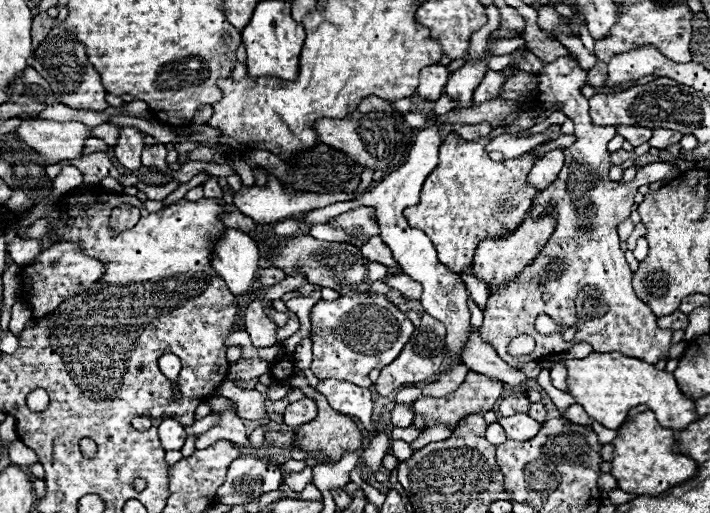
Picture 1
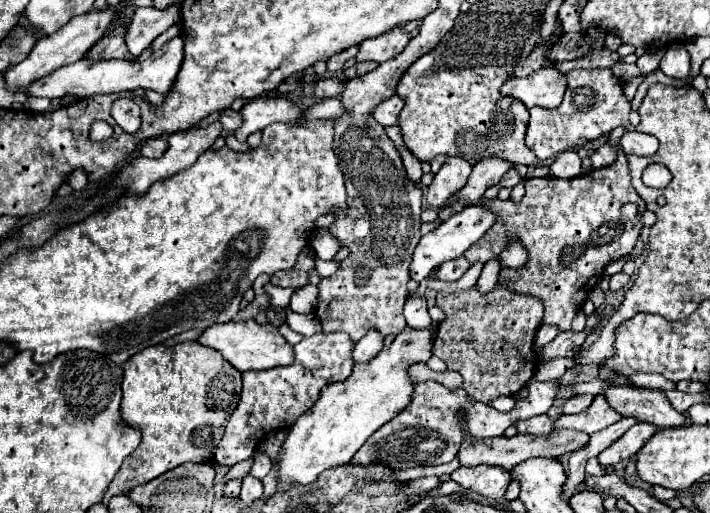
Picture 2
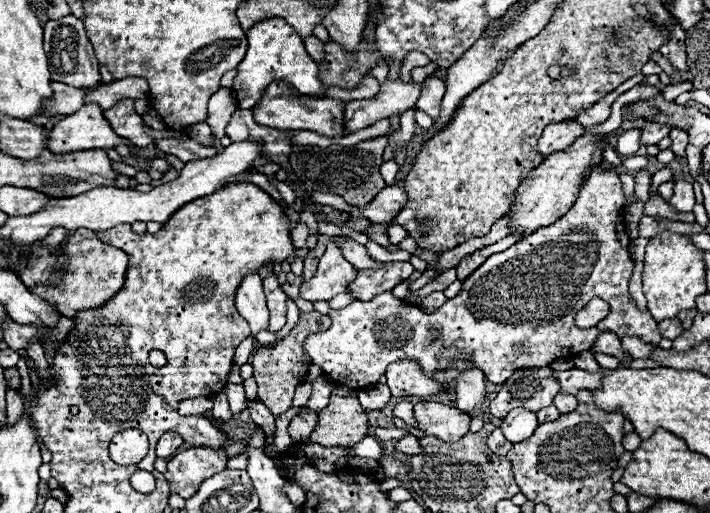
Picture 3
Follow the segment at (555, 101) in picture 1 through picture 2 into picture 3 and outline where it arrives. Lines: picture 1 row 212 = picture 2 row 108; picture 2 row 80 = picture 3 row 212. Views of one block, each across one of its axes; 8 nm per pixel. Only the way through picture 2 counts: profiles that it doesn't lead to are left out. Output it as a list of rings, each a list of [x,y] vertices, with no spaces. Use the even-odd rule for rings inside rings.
[[[592,166],[590,174],[580,186],[578,198],[574,206],[552,226],[540,228],[538,234],[532,234],[530,238],[524,238],[510,246],[504,252],[492,254],[470,278],[464,280],[460,296],[448,300],[442,308],[438,308],[434,314],[426,314],[416,306],[408,306],[402,300],[394,298],[392,292],[378,294],[372,298],[372,302],[354,300],[346,308],[332,310],[328,316],[332,318],[332,326],[326,332],[312,334],[304,346],[312,360],[312,364],[320,366],[324,374],[328,374],[334,382],[342,386],[352,388],[364,388],[368,384],[376,384],[378,378],[386,372],[386,366],[404,360],[404,358],[416,358],[424,370],[424,374],[434,376],[436,370],[444,370],[446,366],[452,366],[456,360],[470,360],[484,372],[486,380],[492,384],[506,382],[516,370],[520,368],[542,368],[548,366],[556,358],[572,358],[578,352],[590,350],[596,342],[596,338],[602,332],[612,332],[620,340],[624,336],[636,336],[646,344],[658,346],[662,336],[656,330],[656,320],[650,312],[642,312],[636,306],[636,300],[628,292],[628,284],[634,272],[634,262],[630,258],[630,238],[624,230],[624,220],[620,218],[622,208],[626,208],[632,202],[648,202],[650,186],[652,186],[652,174],[644,168],[635,175],[634,196],[632,200],[626,200],[622,182],[614,170],[604,170],[602,166]],[[566,244],[566,246],[556,246]],[[514,294],[516,296],[514,300]],[[594,298],[602,298],[610,304],[610,312],[604,320],[600,320],[594,328],[578,328],[574,324],[574,316]],[[436,328],[438,336],[432,338],[430,330]],[[524,342],[524,352],[515,354],[512,352],[516,344]]]

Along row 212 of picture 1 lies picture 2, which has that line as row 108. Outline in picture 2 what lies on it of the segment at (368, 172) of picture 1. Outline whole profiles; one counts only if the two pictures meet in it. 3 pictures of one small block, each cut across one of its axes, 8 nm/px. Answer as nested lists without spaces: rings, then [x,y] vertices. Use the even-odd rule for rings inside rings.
[[[256,98],[250,100],[240,112],[244,116],[244,126],[234,132],[240,142],[246,142],[246,136],[270,126],[272,122],[292,122],[304,114],[304,110],[286,98]]]

